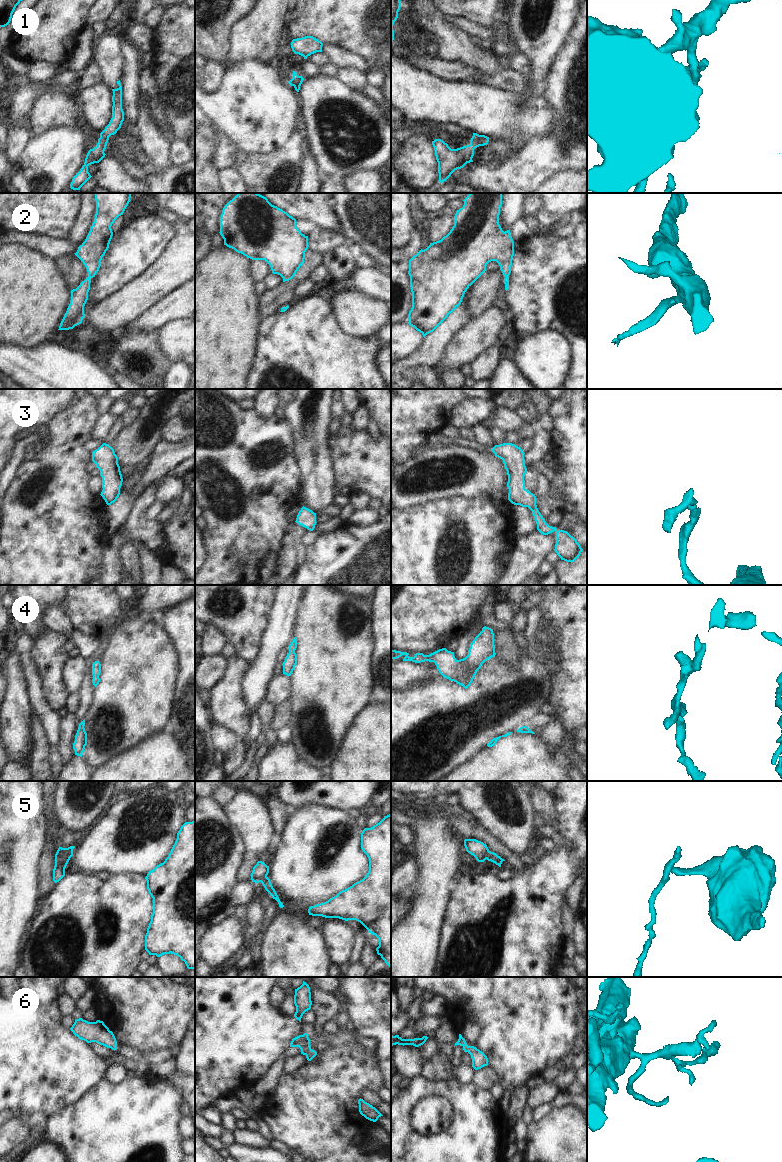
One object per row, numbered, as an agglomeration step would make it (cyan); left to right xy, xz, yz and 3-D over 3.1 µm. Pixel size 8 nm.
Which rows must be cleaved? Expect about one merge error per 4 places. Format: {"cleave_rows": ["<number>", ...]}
{"cleave_rows": ["5"]}

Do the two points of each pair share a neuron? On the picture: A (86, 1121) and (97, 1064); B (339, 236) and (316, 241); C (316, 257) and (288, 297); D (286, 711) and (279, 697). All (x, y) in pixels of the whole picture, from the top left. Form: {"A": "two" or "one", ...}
{"A": "two", "B": "one", "C": "one", "D": "two"}

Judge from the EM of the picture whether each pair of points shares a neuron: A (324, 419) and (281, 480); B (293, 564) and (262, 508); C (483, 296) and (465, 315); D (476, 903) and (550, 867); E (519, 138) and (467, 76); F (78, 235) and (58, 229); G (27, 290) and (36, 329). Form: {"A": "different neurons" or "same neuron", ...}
{"A": "different neurons", "B": "different neurons", "C": "different neurons", "D": "same neuron", "E": "different neurons", "F": "different neurons", "G": "same neuron"}

